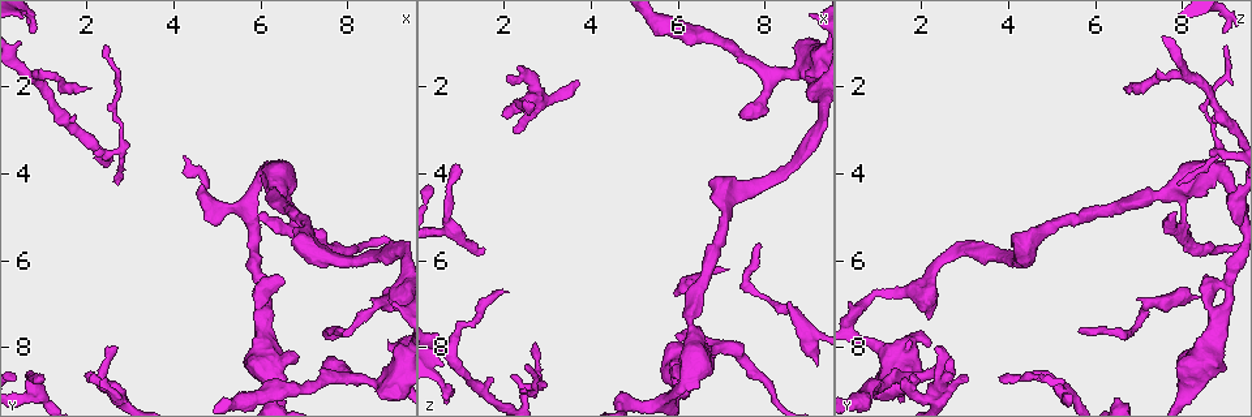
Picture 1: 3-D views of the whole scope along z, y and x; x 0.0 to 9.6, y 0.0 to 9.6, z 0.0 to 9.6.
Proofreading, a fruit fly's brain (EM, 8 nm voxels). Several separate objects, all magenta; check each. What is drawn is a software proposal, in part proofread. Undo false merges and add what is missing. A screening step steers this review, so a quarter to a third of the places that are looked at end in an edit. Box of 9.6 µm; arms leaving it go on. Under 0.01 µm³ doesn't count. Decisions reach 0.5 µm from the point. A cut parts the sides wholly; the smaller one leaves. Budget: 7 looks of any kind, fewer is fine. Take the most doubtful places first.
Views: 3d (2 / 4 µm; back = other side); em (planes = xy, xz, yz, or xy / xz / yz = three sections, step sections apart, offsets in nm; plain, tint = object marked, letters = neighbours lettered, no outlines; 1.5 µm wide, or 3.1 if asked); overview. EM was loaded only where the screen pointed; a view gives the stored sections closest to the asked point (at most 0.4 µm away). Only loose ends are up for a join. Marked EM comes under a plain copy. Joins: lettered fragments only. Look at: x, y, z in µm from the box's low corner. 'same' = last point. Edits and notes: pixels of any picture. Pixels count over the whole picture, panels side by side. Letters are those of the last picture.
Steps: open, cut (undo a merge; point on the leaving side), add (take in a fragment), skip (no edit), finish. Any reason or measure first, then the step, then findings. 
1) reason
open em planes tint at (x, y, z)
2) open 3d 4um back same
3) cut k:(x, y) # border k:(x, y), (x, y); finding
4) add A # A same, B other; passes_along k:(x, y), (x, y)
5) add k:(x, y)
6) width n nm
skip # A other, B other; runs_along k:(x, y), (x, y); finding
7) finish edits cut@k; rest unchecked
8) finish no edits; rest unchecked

branch stops here
open 3d 2um back at (2.15, 8.65, 1.75)

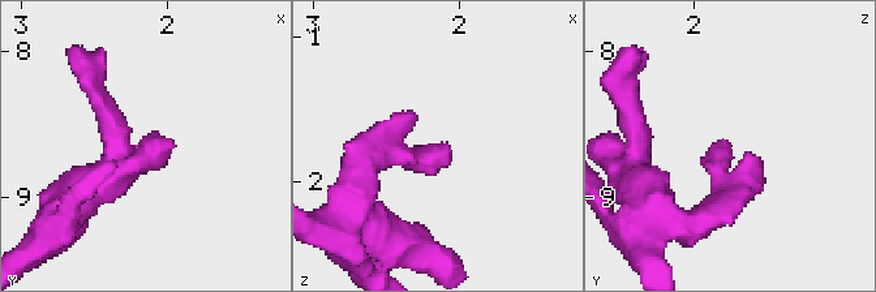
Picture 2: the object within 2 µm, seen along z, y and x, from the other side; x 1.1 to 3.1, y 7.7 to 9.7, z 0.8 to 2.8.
open em xz step 4 tint at (2.14, 8.62, 1.76)

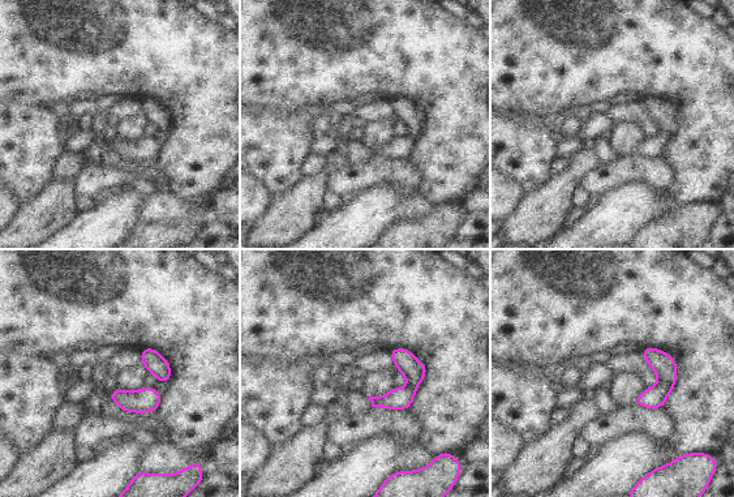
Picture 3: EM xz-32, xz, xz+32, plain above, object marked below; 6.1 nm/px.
open em planes letters same

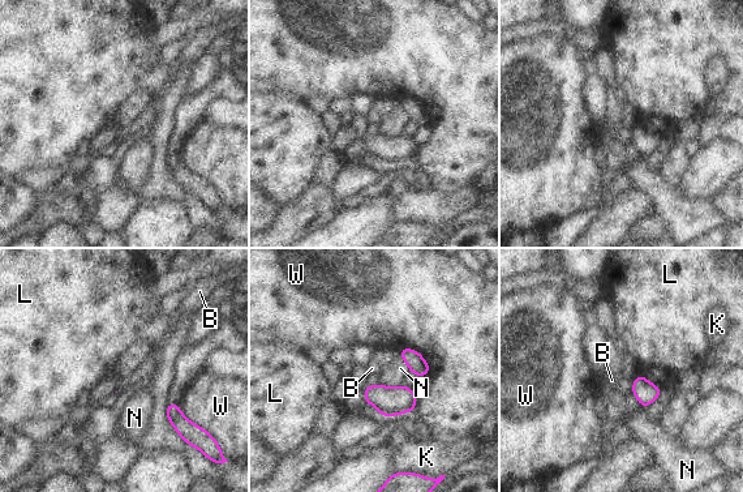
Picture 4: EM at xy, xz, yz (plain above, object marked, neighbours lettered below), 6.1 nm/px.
skip # B other, K other, L other, N other, W other; border 4:(638, 373), (662, 390); no lettered fragment goes on from it

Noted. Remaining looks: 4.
abrupt turn
open em planes letters at (2.75, 3.45, 8.80)

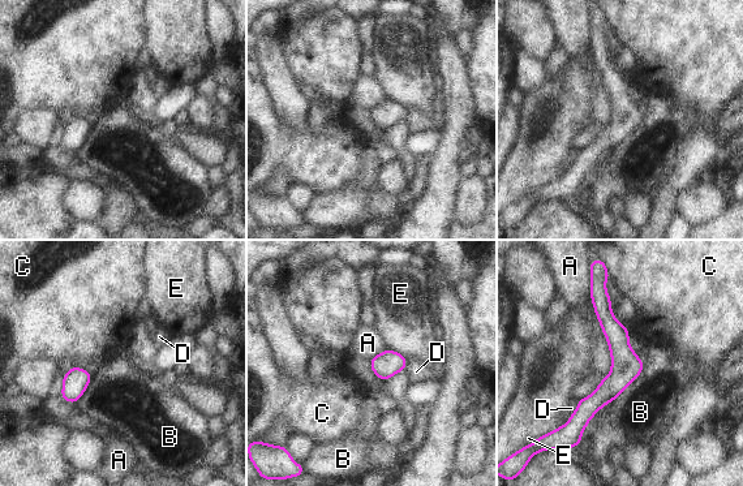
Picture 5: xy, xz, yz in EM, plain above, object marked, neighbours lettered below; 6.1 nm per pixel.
skip # A other, B other, C other, D other, E other; runs_along 5:(601, 288), (619, 378), (578, 433); continuous, no second neuron

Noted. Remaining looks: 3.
sharp bend
open em planes tint at (7.55, 7.65, 6.50)

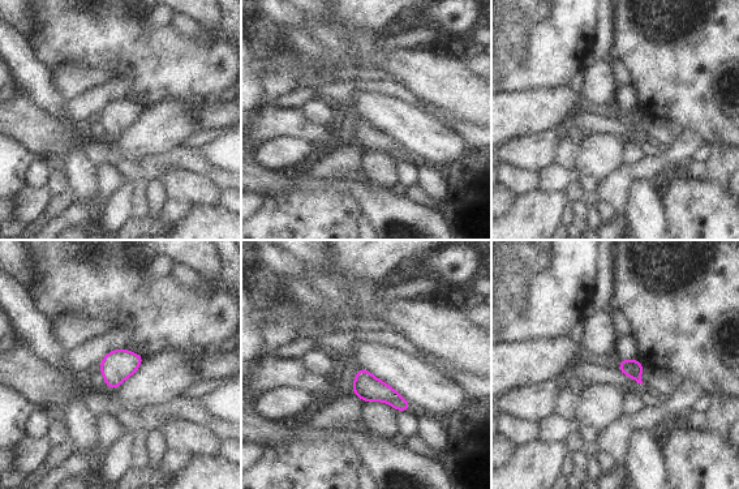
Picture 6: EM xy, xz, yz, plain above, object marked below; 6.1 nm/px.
open em planes letters same

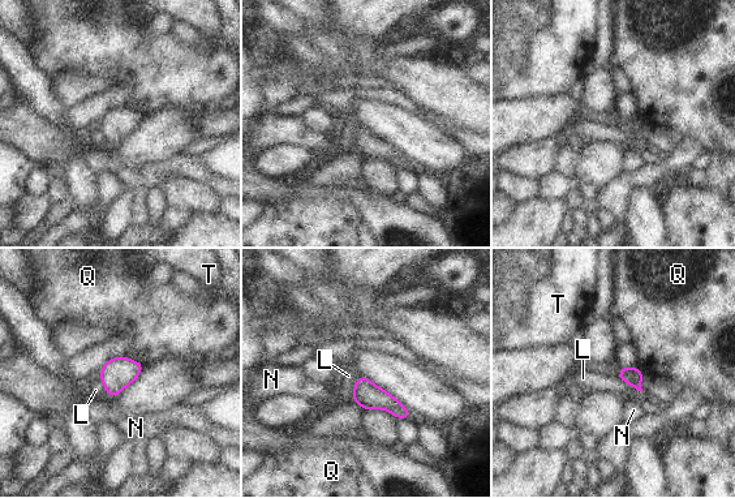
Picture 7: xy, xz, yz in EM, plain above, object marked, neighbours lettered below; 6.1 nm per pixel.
skip # L other, N other, Q other, T other; all the same neuron

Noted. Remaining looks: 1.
finish no edits; rest unchecked

